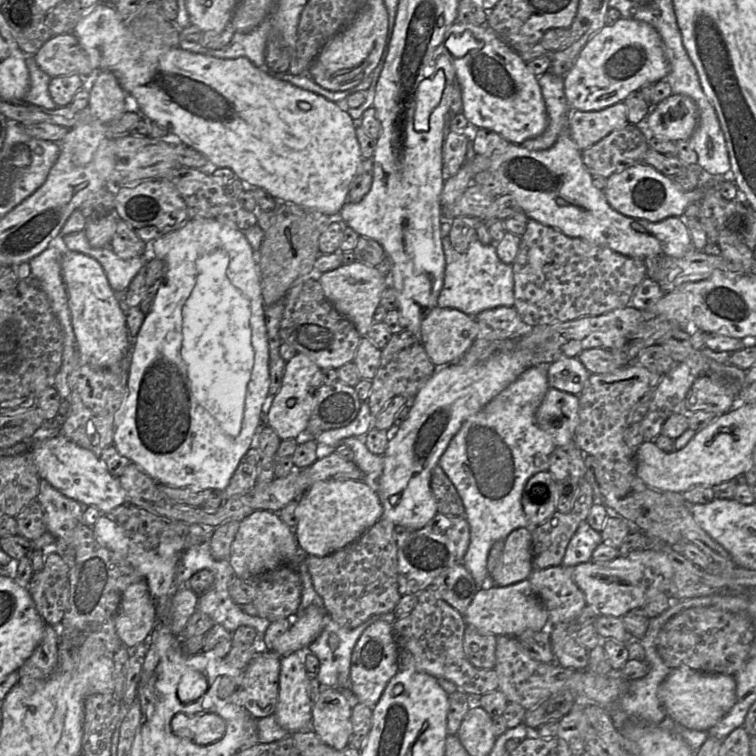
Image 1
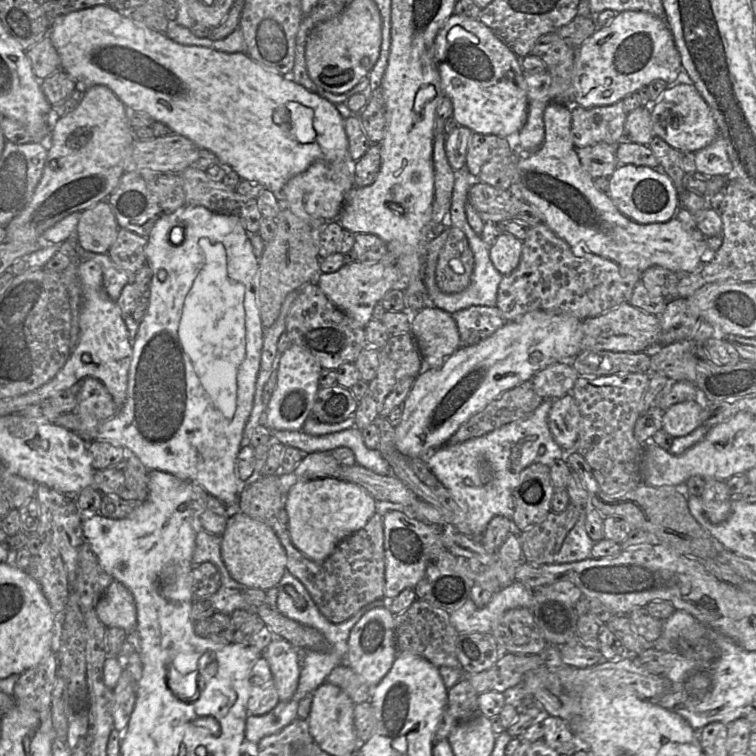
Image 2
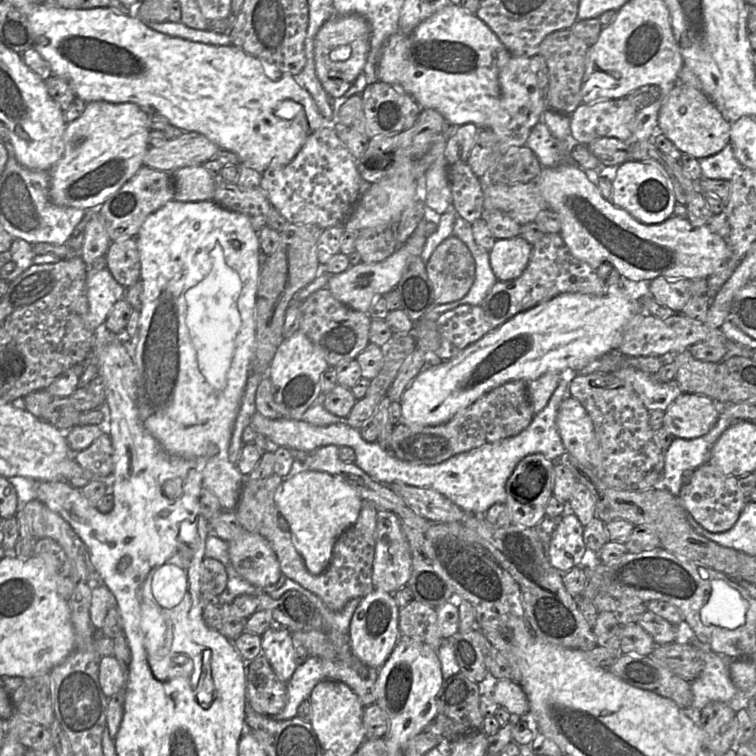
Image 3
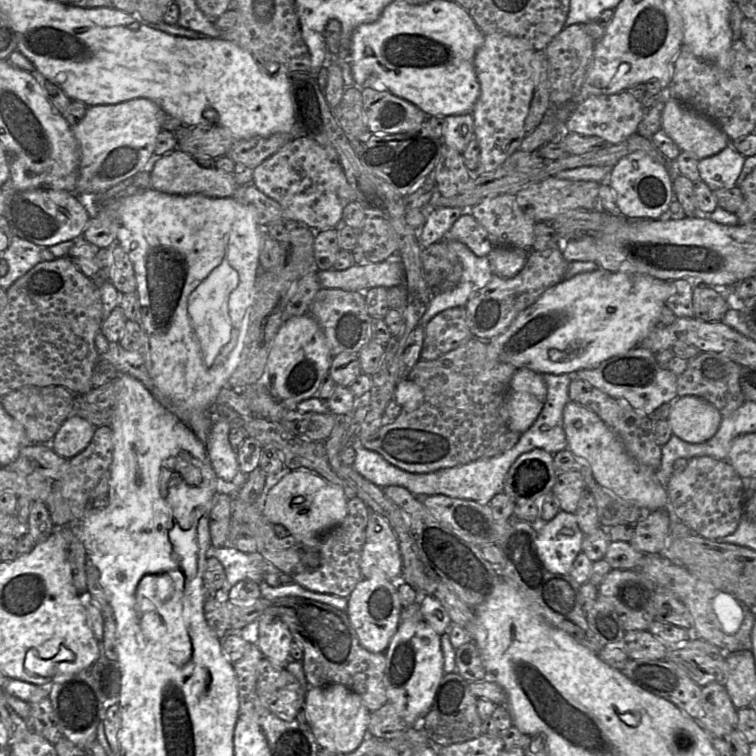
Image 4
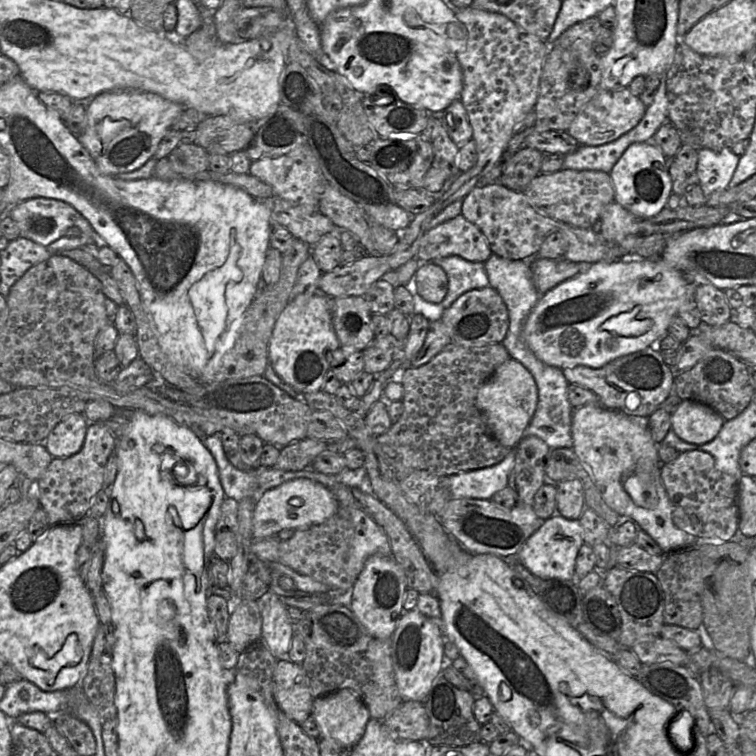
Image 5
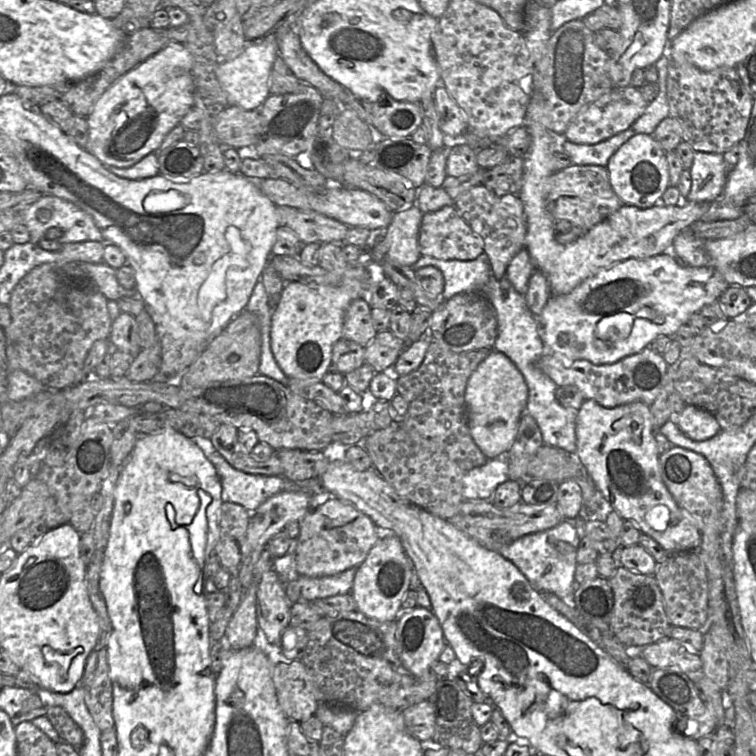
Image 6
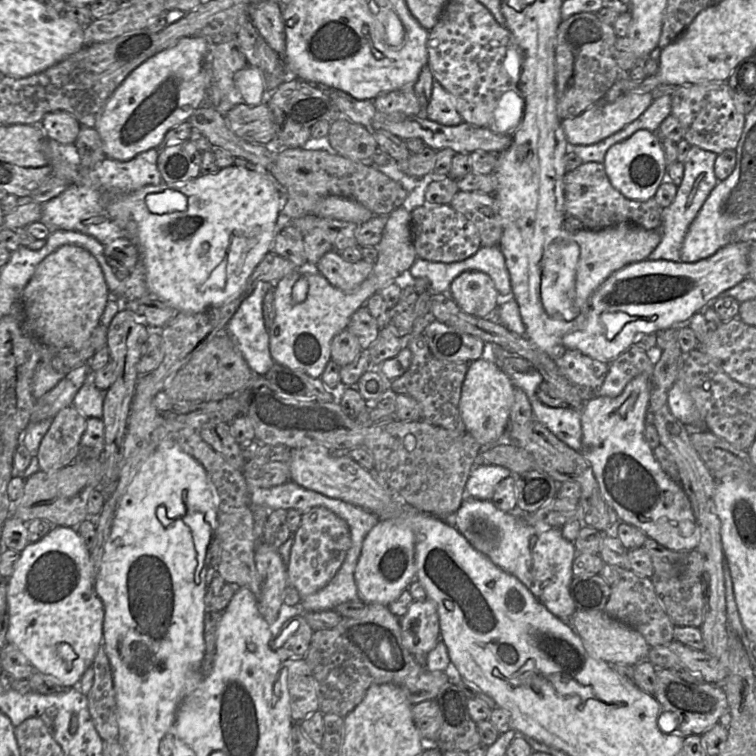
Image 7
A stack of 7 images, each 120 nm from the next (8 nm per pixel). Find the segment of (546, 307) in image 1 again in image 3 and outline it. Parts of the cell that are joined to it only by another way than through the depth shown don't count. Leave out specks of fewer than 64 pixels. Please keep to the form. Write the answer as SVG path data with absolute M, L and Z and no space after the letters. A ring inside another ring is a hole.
M547 232L532 245L532 253L524 272L514 280L498 280L480 304L480 308L494 330L516 314L563 293L581 293L597 297L613 295L641 301L649 295L649 282L631 281L609 263L593 268L572 255L559 233Z

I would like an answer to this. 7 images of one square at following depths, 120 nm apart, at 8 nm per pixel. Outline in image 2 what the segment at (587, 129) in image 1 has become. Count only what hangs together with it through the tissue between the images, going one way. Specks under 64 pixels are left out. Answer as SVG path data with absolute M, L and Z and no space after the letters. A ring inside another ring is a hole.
M623 100L612 105L583 108L572 106L572 137L577 148L592 146L601 142L617 145L624 141L625 122L627 112L625 111Z

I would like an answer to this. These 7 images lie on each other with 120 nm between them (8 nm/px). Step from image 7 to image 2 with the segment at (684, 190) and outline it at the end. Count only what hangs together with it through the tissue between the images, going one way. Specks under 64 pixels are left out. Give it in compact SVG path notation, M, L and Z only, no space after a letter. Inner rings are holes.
M719 141L719 145L711 146L711 143L703 149L700 149L694 152L695 155L695 164L698 172L702 173L706 177L713 176L726 176L731 177L733 174L733 166L729 159L726 145L724 141L723 147L721 147L721 143Z

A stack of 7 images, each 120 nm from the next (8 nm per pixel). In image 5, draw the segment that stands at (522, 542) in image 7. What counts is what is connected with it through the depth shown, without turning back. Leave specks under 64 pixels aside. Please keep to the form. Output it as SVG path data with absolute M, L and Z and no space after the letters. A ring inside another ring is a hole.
M515 449L498 464L447 476L451 499L473 498L491 500L493 495L508 485L508 477L515 461ZM556 513L544 520L543 525L525 541L516 559L542 579L572 580L575 577L576 557L583 544L579 519L569 520Z

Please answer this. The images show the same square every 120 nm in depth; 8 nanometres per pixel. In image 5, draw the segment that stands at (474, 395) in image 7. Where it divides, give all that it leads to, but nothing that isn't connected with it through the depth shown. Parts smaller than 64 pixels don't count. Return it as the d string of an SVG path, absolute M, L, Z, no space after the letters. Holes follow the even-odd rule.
M509 358L479 389L476 402L491 435L503 446L515 449L535 413L538 389L533 375L519 361Z

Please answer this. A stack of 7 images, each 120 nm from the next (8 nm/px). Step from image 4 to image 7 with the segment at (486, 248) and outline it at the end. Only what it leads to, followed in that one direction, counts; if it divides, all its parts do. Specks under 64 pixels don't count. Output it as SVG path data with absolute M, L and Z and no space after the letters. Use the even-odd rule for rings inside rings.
M449 204L427 205L411 210L413 245L419 258L432 262L452 263L475 254L481 245L479 232L469 219Z

